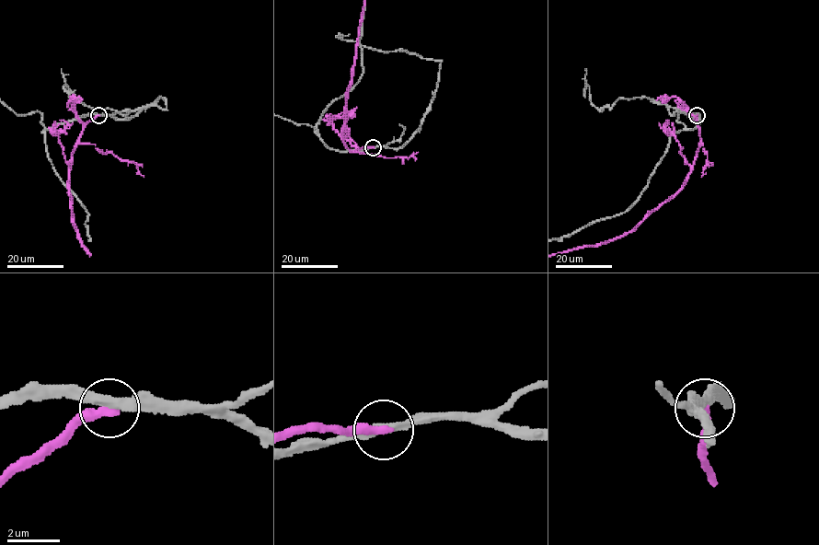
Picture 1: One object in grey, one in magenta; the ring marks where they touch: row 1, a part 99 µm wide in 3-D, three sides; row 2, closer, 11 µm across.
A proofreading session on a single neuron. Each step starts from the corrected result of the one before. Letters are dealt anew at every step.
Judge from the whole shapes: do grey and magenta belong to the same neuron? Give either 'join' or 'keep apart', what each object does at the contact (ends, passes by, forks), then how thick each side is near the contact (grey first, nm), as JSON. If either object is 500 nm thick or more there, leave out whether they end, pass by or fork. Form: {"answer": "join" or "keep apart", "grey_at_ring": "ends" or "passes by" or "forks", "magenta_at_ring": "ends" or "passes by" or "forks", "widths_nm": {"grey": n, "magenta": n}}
{"answer": "keep apart", "grey_at_ring": "passes by", "magenta_at_ring": "ends", "widths_nm": {"grey": 320, "magenta": 360}}

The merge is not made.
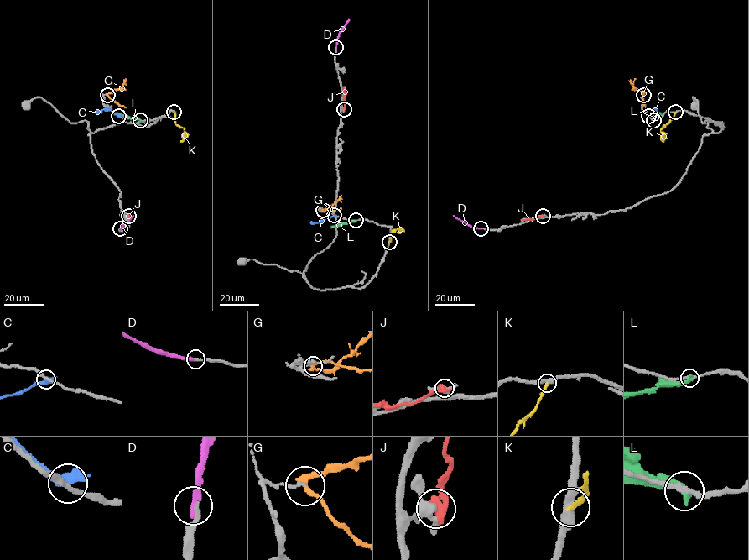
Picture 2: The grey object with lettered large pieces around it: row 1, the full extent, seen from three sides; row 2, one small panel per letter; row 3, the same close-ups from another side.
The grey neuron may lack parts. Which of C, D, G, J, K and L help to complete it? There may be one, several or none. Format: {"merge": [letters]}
{"merge": ["D"]}

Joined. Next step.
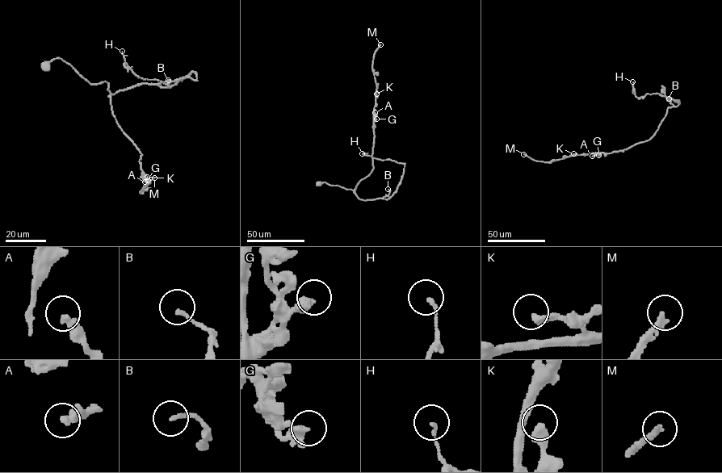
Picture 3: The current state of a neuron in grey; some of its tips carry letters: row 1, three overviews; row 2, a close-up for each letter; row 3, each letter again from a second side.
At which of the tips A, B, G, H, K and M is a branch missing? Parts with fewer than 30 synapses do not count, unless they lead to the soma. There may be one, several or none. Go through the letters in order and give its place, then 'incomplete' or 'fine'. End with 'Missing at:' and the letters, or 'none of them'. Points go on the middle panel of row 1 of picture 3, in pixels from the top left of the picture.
A: at (375, 112); fine
B: at (388, 189); fine
G: at (376, 119); fine
H: at (362, 153); fine
K: at (376, 94); fine
M: at (380, 44); incomplete
Missing at: M

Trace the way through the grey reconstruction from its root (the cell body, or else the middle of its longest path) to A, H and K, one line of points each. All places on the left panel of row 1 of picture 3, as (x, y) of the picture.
A: (45, 65), (60, 58), (90, 83), (108, 83), (116, 122), (141, 153), (144, 182)
H: (45, 65), (61, 59), (111, 94), (170, 87), (191, 71), (196, 79), (142, 79), (122, 51)
K: (45, 65), (60, 58), (90, 83), (108, 83), (111, 112), (123, 132), (141, 153), (141, 177), (147, 177)

